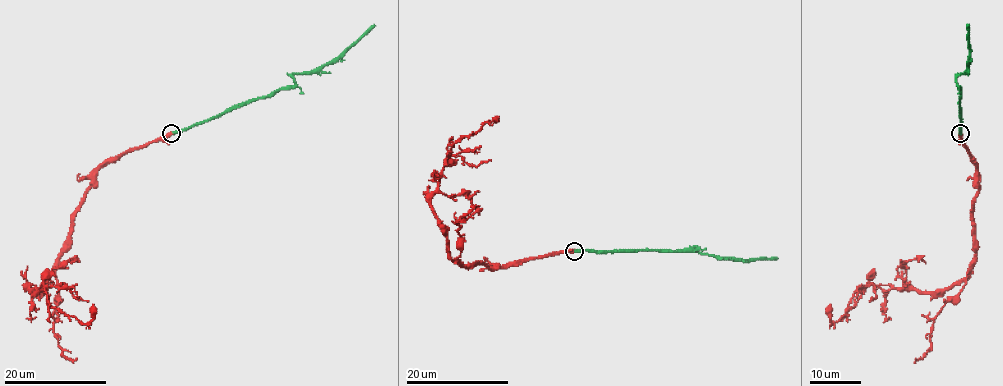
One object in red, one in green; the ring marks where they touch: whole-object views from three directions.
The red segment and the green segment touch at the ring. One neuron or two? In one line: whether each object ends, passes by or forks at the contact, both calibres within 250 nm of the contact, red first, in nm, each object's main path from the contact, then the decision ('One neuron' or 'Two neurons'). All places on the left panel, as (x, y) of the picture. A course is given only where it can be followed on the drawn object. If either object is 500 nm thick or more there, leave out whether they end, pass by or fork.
Thickness 550 nm (red) against 460 nm. Course of red: (172, 133), (97, 171), (71, 245), (46, 285), (28, 289), (44, 285), (54, 308), (83, 323), (94, 304). Course of green: (172, 133), (292, 88), (293, 74), (334, 62), (375, 25). One neuron

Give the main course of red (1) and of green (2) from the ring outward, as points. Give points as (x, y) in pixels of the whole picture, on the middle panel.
1: (574, 250), (490, 268), (483, 263), (463, 266), (450, 257), (431, 194), (456, 142), (496, 120)
2: (574, 250), (694, 250), (697, 247), (696, 250), (724, 257), (777, 258)

